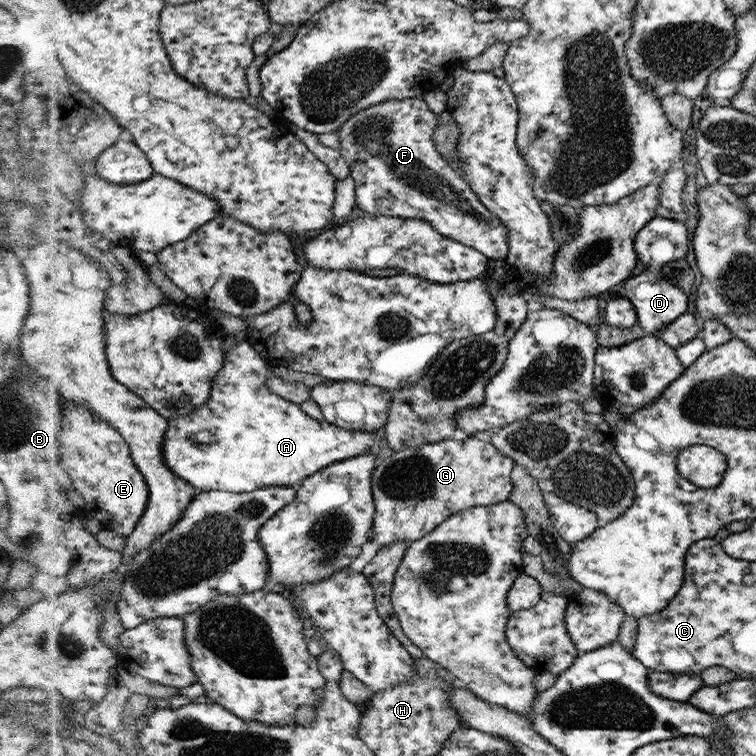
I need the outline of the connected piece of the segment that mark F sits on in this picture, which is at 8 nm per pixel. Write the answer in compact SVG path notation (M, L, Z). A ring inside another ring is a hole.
M416 97L369 106L344 122L336 133L340 154L348 163L355 183L356 205L365 214L390 216L395 221L398 218L426 219L440 234L478 250L490 260L506 258L511 248L508 226L490 208L484 207L471 184L444 158L436 146L436 123L437 115L428 109L423 98Z

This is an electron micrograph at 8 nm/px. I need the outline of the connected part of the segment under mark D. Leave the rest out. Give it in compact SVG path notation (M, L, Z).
M649 269L624 282L624 296L635 304L638 312L638 324L646 330L646 334L656 334L668 328L670 324L683 317L688 310L688 296L675 283L666 282L660 272Z

